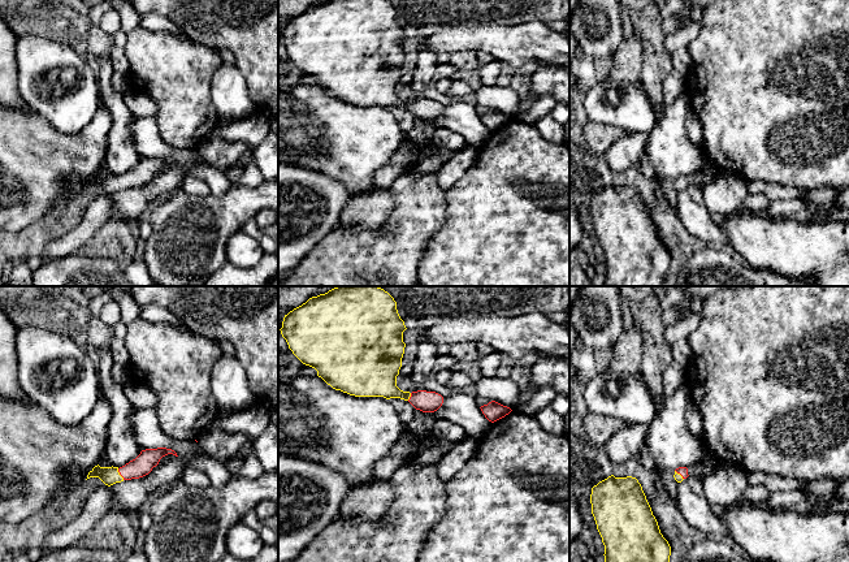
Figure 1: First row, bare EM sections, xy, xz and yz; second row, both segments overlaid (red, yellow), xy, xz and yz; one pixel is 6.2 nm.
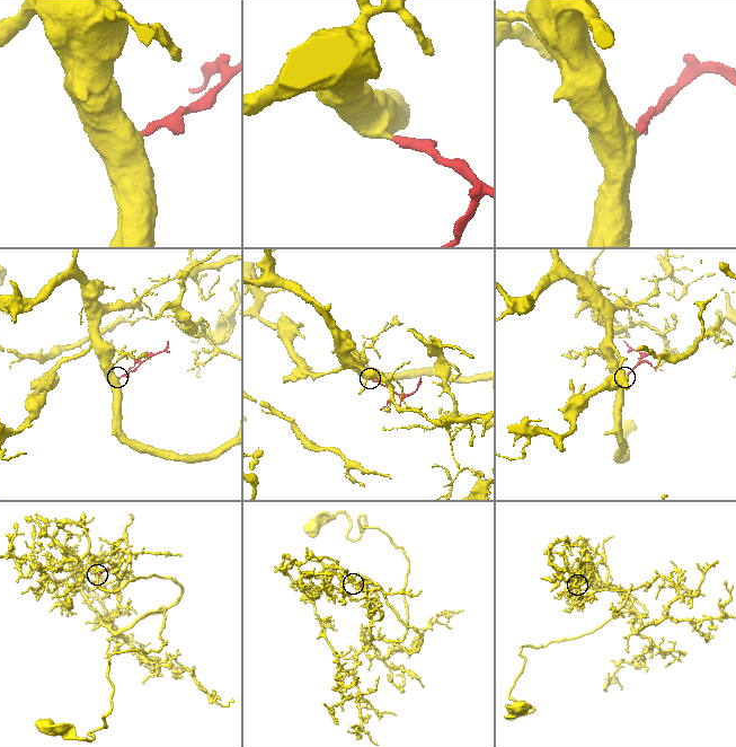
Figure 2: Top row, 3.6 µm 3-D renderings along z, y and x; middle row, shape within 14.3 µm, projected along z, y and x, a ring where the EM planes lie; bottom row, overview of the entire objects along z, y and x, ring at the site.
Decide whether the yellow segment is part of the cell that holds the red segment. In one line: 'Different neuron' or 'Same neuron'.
Same neuron

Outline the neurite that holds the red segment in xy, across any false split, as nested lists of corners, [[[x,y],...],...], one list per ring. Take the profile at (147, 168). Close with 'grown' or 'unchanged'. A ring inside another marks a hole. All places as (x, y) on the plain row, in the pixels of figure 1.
[[[166,156],[146,157],[142,159],[135,168],[130,169],[120,177],[113,174],[95,174],[88,181],[87,187],[99,186],[108,195],[124,189],[139,187],[148,183],[152,177],[159,173],[160,168],[168,163],[178,165],[174,159]]]; grown

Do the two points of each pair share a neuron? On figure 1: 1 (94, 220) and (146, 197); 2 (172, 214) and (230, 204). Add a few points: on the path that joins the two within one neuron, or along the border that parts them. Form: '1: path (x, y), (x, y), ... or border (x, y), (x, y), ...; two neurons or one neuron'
1: border (111, 195), (111, 212), (107, 220); two neurons
2: path (186, 214), (216, 214); one neuron

